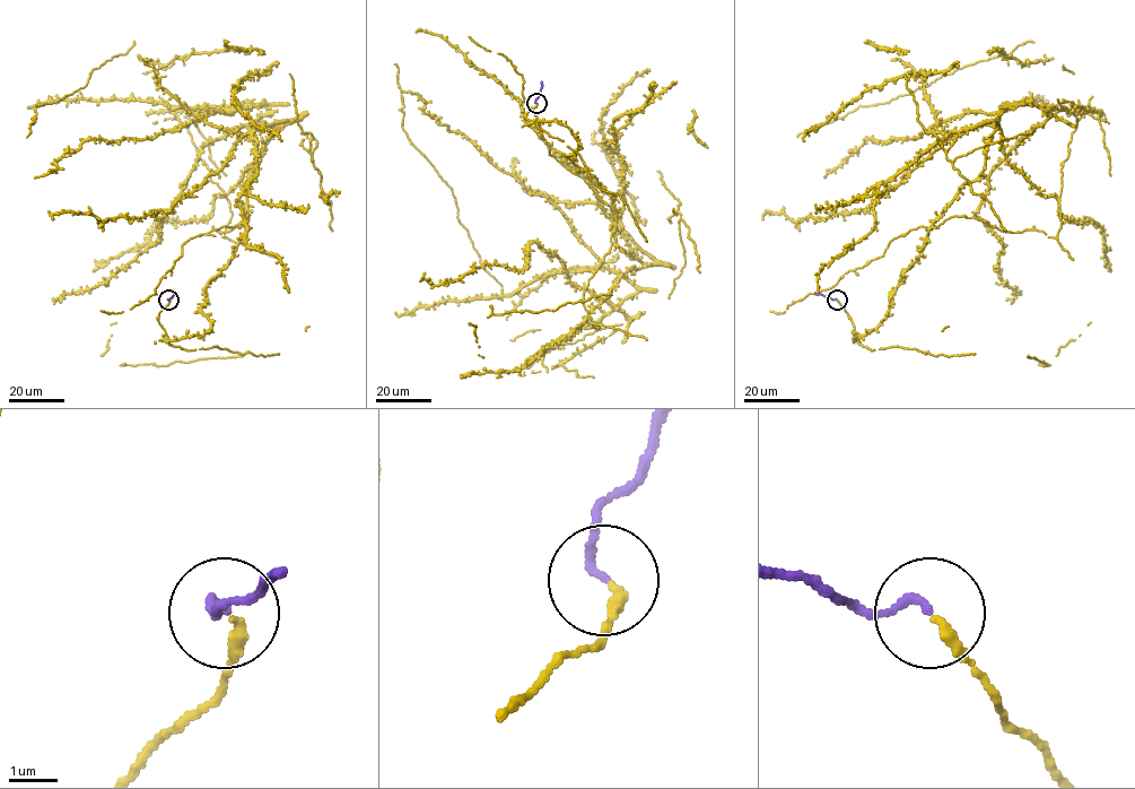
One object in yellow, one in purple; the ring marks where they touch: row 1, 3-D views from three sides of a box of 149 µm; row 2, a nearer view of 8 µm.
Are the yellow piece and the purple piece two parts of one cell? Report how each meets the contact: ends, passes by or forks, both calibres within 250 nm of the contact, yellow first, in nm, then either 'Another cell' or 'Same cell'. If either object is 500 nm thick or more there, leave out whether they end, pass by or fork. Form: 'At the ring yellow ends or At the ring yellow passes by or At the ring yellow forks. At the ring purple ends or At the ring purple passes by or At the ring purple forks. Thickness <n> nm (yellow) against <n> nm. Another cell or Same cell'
At the ring yellow ends. At the ring purple ends. Thickness 240 nm (yellow) against 160 nm. Same cell

